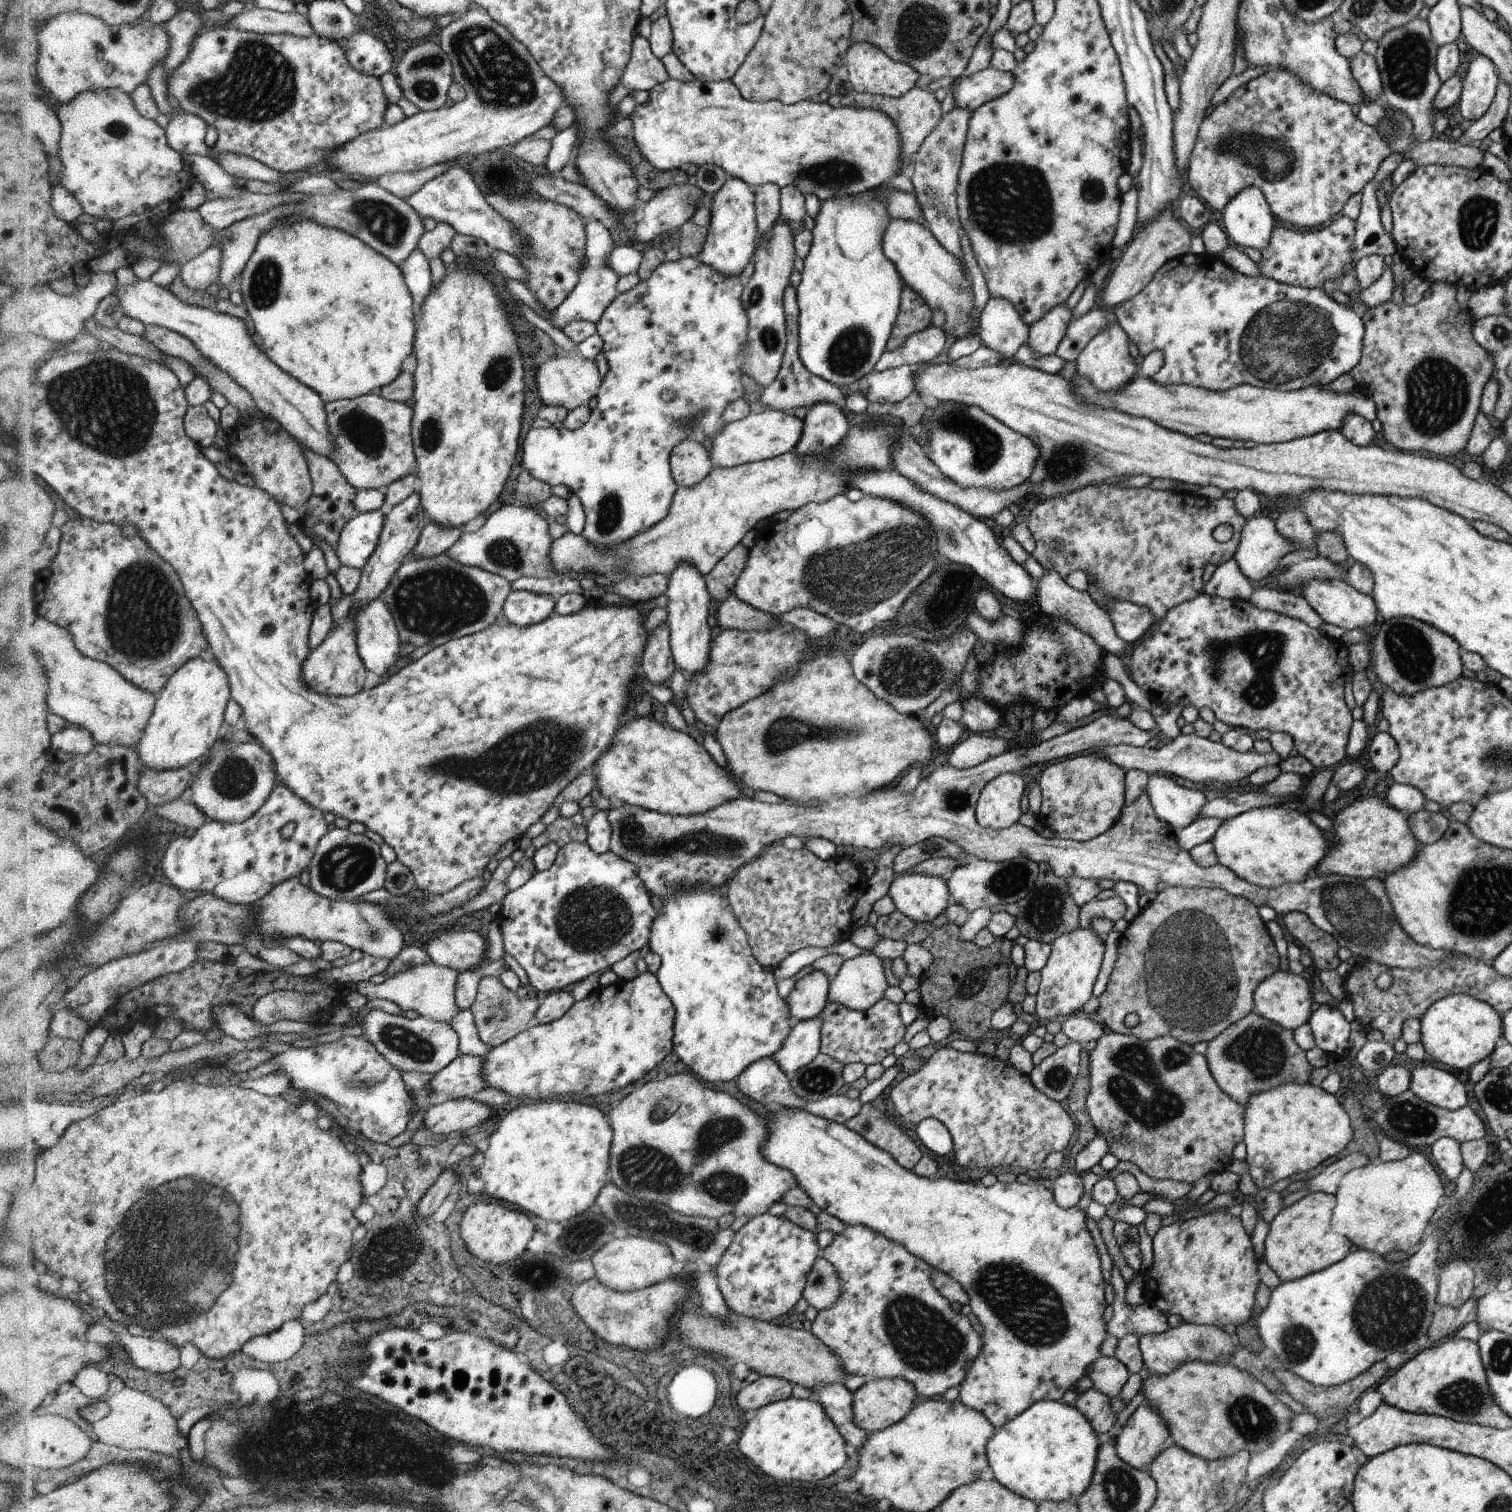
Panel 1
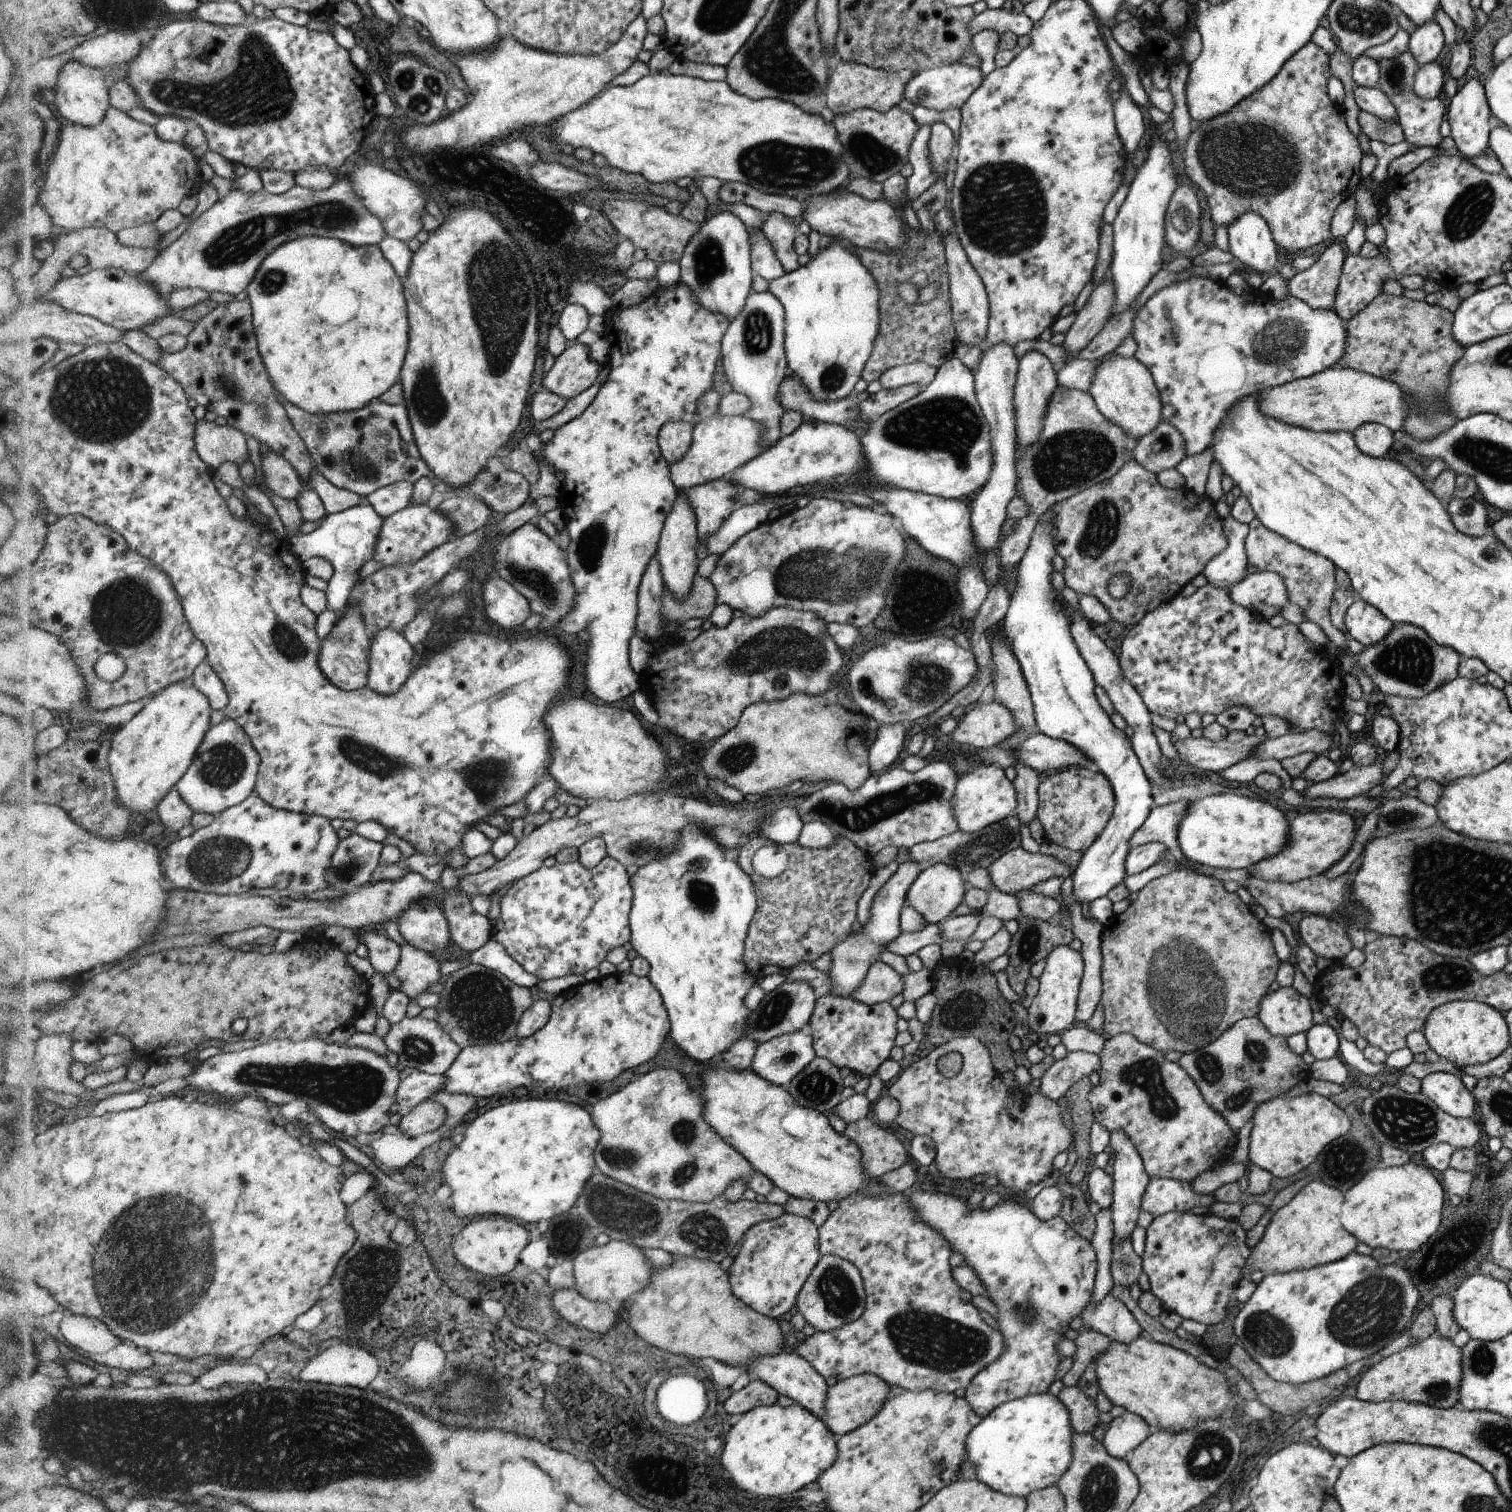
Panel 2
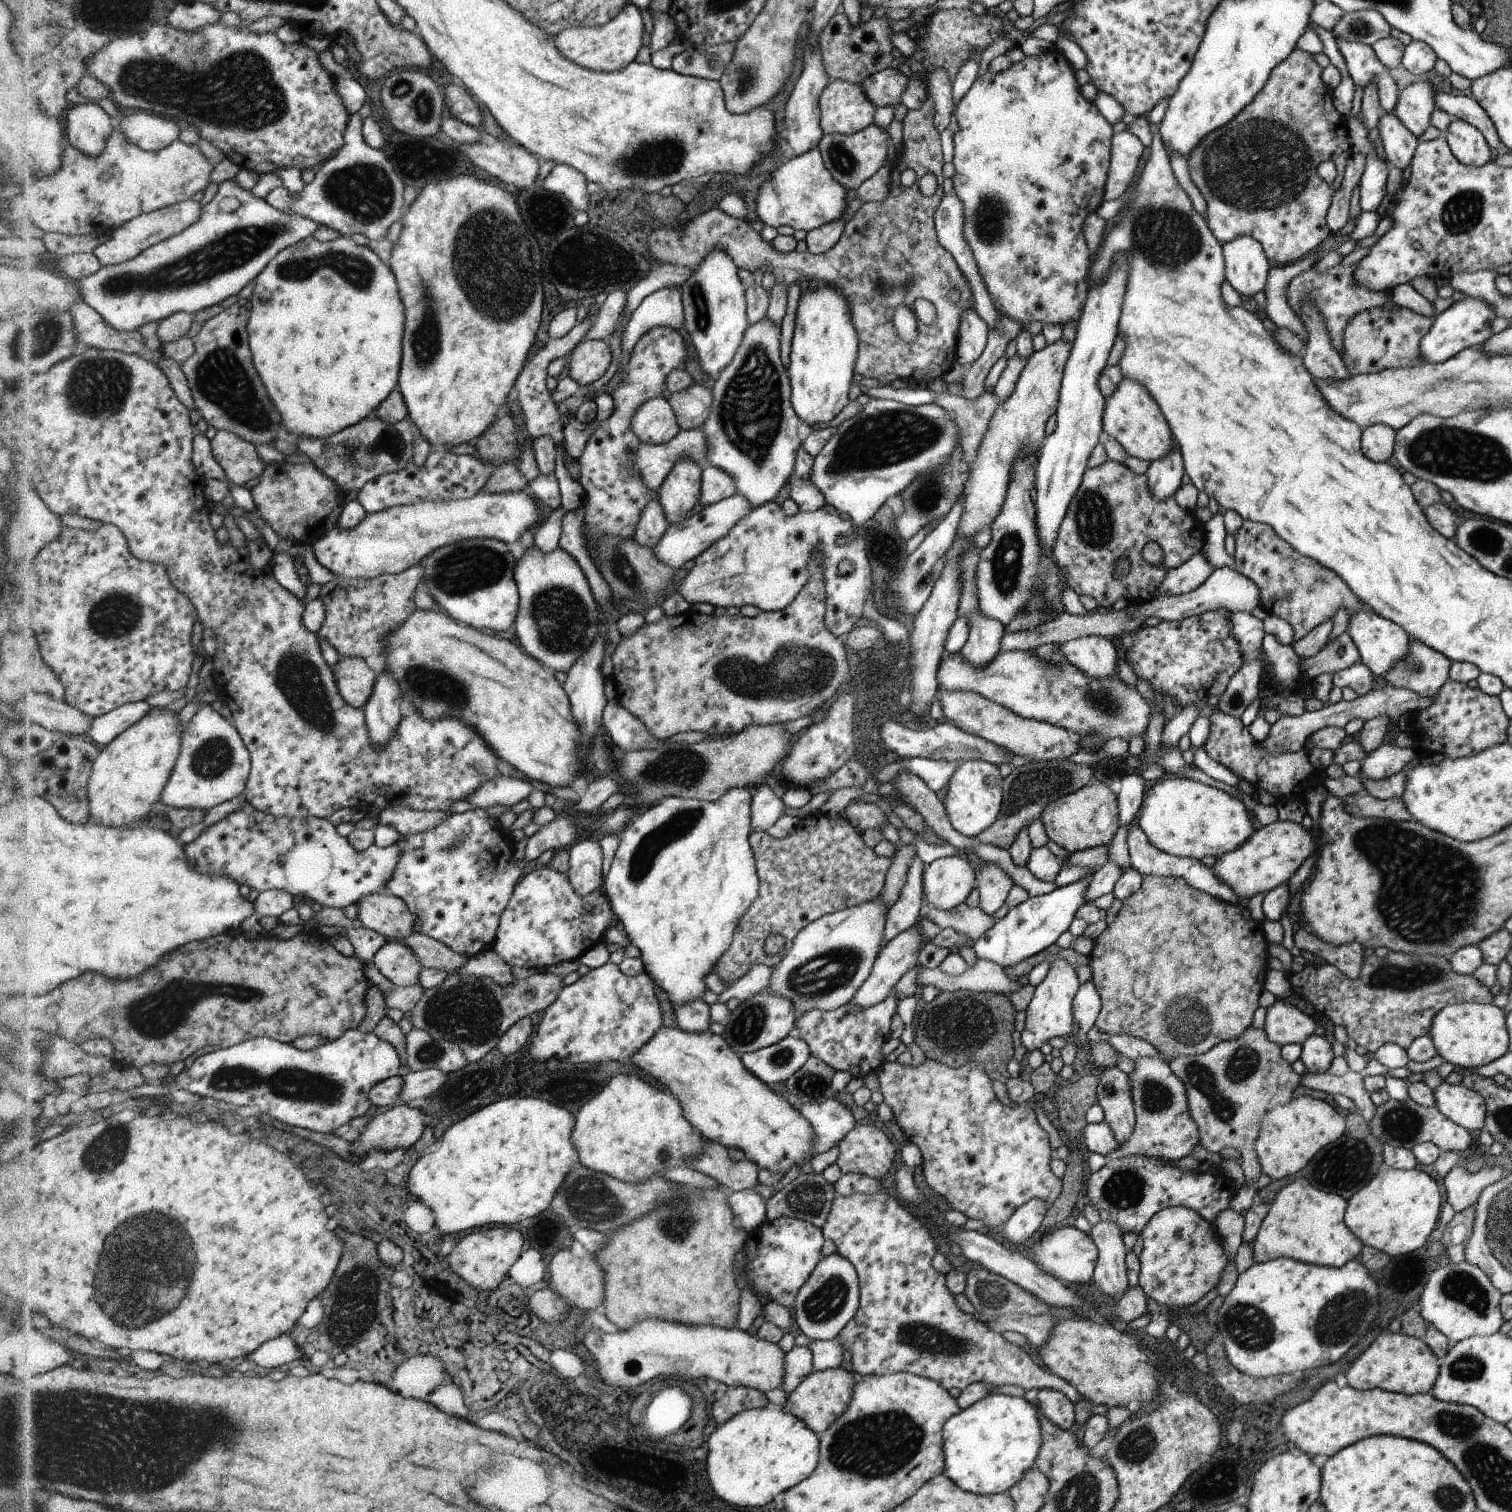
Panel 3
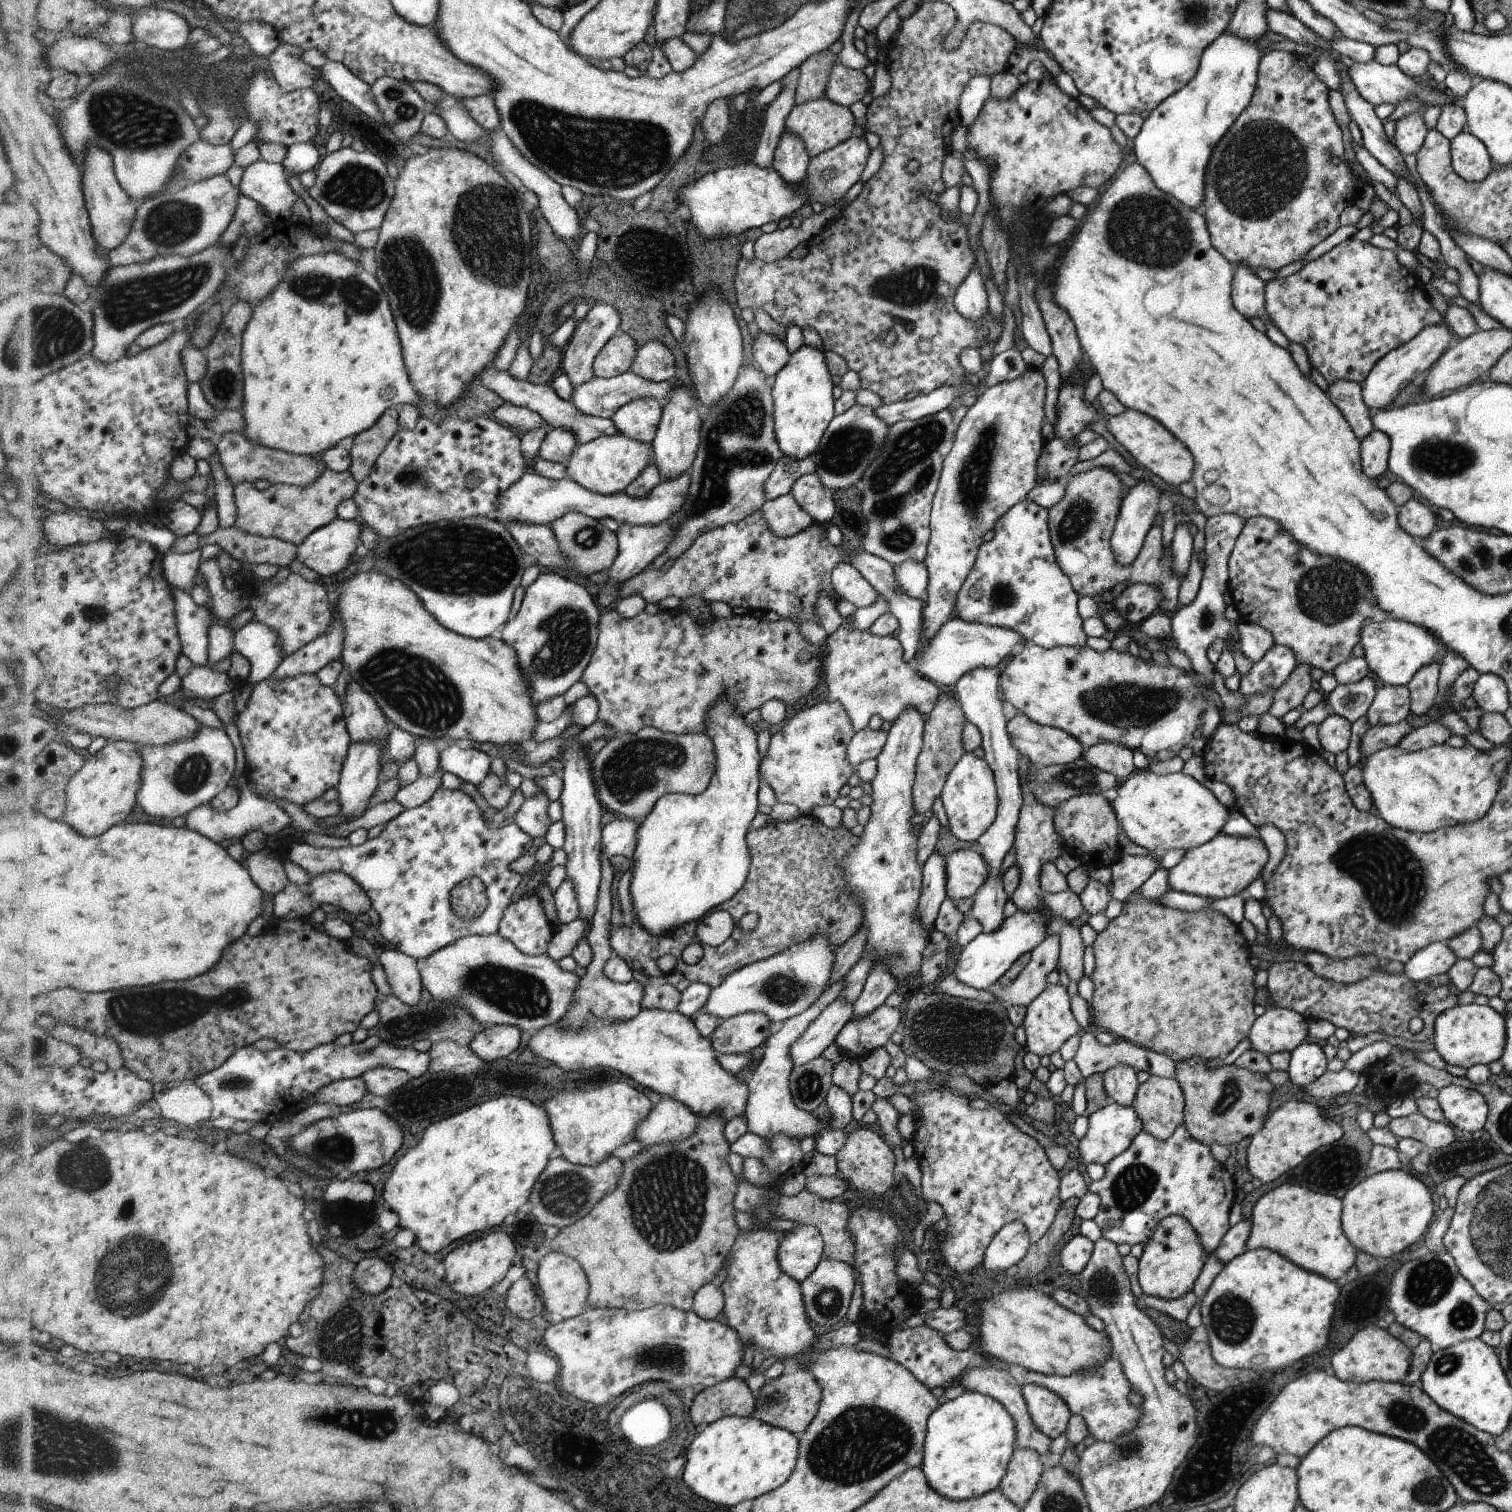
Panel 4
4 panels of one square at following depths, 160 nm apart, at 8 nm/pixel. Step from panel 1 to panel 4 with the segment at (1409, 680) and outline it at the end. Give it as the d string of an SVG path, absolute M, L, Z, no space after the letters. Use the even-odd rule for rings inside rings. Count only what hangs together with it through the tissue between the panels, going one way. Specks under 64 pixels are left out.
M1430 661L1430 664L1419 668L1407 684L1411 696L1412 713L1421 715L1434 706L1439 685L1440 667L1438 661Z

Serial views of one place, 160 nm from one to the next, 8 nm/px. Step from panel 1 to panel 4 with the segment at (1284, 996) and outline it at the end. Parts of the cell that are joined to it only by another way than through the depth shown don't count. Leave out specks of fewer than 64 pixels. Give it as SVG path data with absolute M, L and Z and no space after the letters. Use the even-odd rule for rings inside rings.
M1270 1007L1257 1017L1249 1030L1251 1049L1267 1056L1282 1051L1292 1052L1308 1036L1309 1022L1299 1012L1284 1007Z

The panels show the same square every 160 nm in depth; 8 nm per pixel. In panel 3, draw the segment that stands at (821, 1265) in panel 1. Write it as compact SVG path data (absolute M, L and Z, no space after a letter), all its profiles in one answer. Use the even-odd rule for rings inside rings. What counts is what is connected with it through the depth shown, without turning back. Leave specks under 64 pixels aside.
M837 1252L822 1258L810 1278L802 1285L796 1298L796 1326L813 1341L831 1341L858 1312L859 1278L854 1265Z

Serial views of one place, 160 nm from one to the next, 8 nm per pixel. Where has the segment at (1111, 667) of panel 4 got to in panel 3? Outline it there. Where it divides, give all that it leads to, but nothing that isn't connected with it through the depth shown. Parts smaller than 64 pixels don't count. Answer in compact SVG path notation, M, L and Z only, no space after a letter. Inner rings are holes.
M962 651L946 653L937 668L938 692L978 693L1013 710L1018 716L1064 727L1080 737L1098 733L1105 741L1120 737L1129 742L1133 736L1142 737L1142 733L1148 730L1152 704L1142 699L1137 690L1128 688L1119 676L1092 678L1068 660L1052 667L1050 656L1042 656L1040 652L1034 654L1034 651L998 651L983 667L974 666L968 659L965 660Z

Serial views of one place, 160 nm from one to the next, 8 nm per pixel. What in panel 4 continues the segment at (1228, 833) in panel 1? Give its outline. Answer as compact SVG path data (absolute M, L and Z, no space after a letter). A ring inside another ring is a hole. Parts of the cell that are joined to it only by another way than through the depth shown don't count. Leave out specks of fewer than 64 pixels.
M1152 771L1136 772L1132 774L1121 787L1109 795L1111 805L1122 823L1122 830L1132 842L1146 847L1153 853L1160 855L1172 848L1182 848L1189 851L1205 845L1211 839L1224 835L1223 829L1229 821L1231 808L1223 805L1201 782L1182 771L1167 775L1157 775Z

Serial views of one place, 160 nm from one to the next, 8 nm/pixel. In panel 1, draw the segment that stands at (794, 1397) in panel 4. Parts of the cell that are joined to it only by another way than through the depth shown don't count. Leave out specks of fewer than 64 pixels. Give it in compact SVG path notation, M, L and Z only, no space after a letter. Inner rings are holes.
M886 1378L868 1381L853 1394L853 1410L855 1423L864 1430L872 1433L888 1429L902 1421L912 1410L914 1400L919 1392L917 1388L905 1378Z

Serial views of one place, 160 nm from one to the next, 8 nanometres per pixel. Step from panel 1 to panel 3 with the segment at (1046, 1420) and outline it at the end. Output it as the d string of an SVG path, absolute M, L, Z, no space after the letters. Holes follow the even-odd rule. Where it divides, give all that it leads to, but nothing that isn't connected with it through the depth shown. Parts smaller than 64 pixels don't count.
M992 1394L982 1401L978 1401L974 1405L970 1406L966 1410L962 1409L956 1417L949 1418L943 1427L943 1449L945 1450L945 1472L944 1474L951 1478L959 1487L962 1487L965 1491L970 1491L979 1495L995 1495L998 1493L1008 1492L1014 1485L1021 1482L1025 1474L1030 1469L1036 1467L1035 1461L1037 1460L1041 1447L1043 1446L1043 1434L1042 1434L1042 1422L1039 1419L1039 1411L1042 1412L1040 1404L1035 1405L1032 1401L1029 1401L1026 1397L1014 1397L1004 1394Z

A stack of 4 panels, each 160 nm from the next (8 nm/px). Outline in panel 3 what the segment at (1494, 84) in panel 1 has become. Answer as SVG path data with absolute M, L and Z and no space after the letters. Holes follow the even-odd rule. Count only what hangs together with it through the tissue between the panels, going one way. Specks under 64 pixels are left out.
M1454 117L1443 134L1452 154L1466 166L1484 166L1495 154L1484 135L1464 119Z

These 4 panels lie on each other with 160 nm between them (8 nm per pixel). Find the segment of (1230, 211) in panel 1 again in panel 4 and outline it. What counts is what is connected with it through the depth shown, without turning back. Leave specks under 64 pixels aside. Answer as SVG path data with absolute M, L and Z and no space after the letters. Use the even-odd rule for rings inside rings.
M1238 263L1231 284L1233 305L1244 315L1260 317L1266 313L1264 282L1248 263Z

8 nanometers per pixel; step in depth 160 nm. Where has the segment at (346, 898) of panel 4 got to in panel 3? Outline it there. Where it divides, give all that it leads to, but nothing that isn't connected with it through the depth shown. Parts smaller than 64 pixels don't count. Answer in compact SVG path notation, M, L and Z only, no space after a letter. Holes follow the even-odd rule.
M386 892L374 893L355 904L358 907L357 918L362 924L388 939L402 942L418 934L415 929L417 916L400 897Z

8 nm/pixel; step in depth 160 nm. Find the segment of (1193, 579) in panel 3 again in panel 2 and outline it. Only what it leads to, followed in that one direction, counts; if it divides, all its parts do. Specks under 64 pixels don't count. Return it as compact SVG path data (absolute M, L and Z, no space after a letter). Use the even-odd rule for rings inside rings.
M1232 516L1224 520L1224 530L1229 540L1229 547L1208 562L1200 576L1204 575L1207 578L1208 585L1228 589L1251 573L1245 547L1249 526L1238 522Z

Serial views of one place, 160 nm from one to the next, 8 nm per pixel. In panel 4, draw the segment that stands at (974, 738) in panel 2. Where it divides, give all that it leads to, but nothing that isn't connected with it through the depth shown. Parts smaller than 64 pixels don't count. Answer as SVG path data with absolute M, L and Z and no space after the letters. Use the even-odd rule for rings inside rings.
M841 626L824 642L827 654L823 661L827 701L844 705L854 732L868 727L874 714L882 720L894 722L900 718L902 709L917 706L922 714L930 714L937 706L942 687L929 678L918 674L907 660L903 644L893 635L877 637L869 630L848 631ZM1020 712L1007 719L1007 731L1017 751L1037 766L1077 762L1085 748L1071 734L1056 727L1045 727Z

